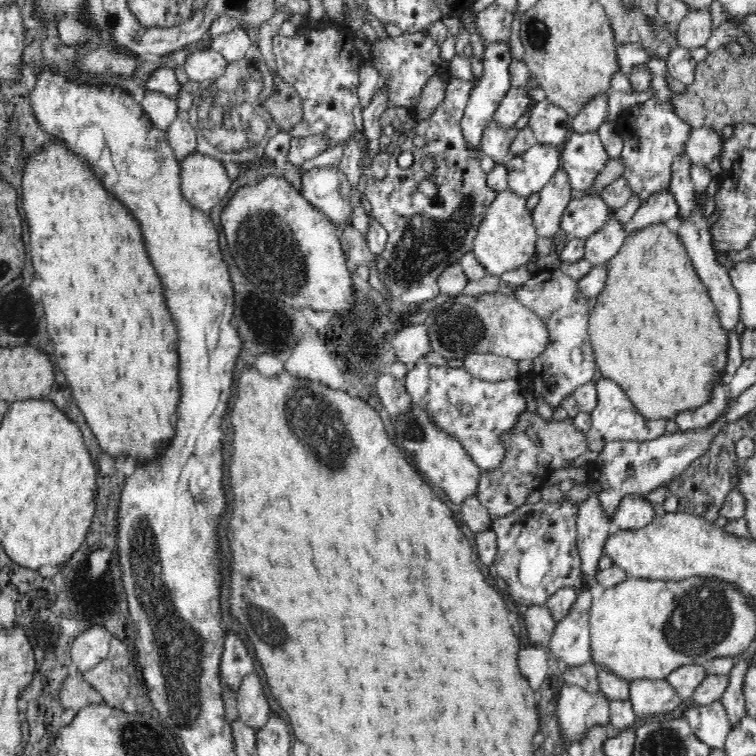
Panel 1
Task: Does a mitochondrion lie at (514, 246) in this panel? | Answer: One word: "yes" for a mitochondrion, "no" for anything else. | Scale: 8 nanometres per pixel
no

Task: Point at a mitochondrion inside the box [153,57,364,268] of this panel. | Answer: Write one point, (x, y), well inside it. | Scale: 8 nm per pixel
(228, 115)

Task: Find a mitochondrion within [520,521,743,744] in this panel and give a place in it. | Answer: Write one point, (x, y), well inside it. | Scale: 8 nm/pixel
(702, 616)

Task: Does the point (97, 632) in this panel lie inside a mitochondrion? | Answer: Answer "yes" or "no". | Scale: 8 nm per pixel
no

